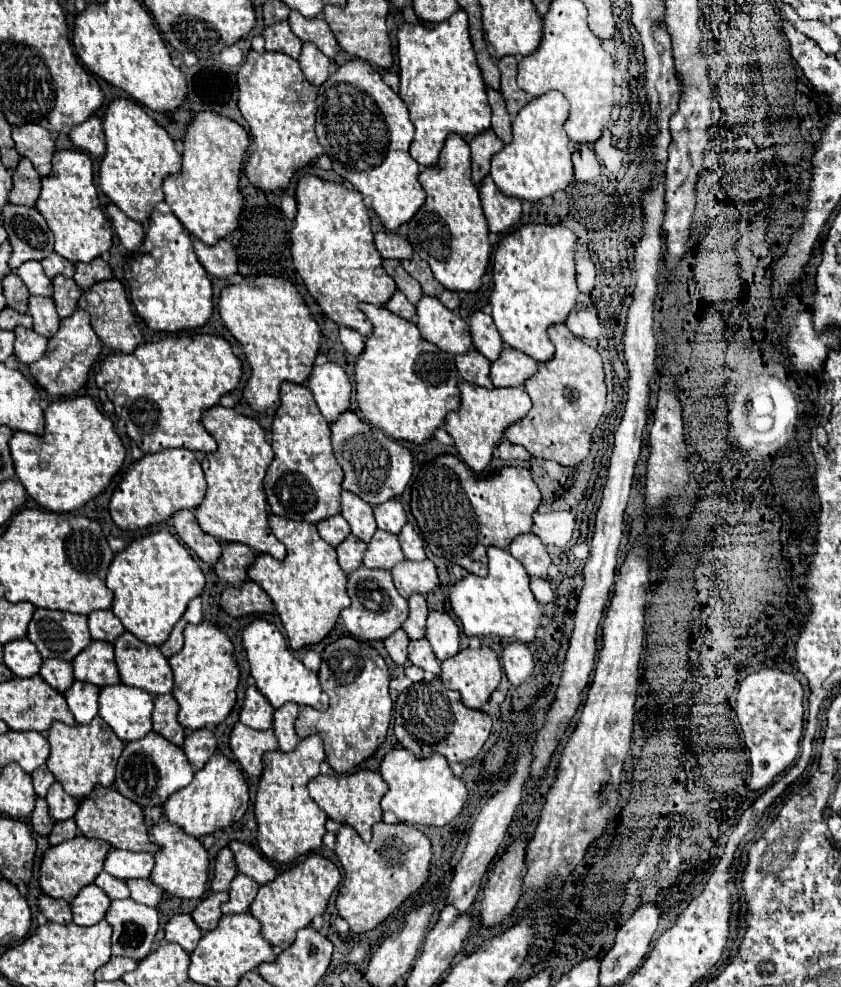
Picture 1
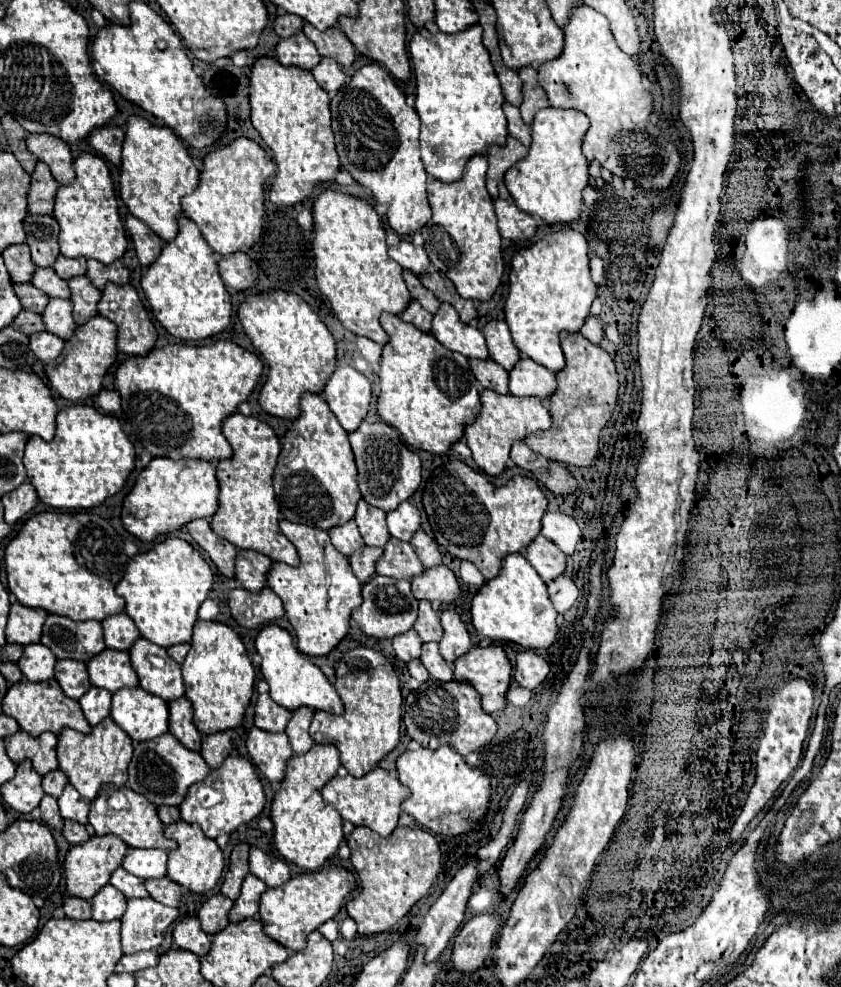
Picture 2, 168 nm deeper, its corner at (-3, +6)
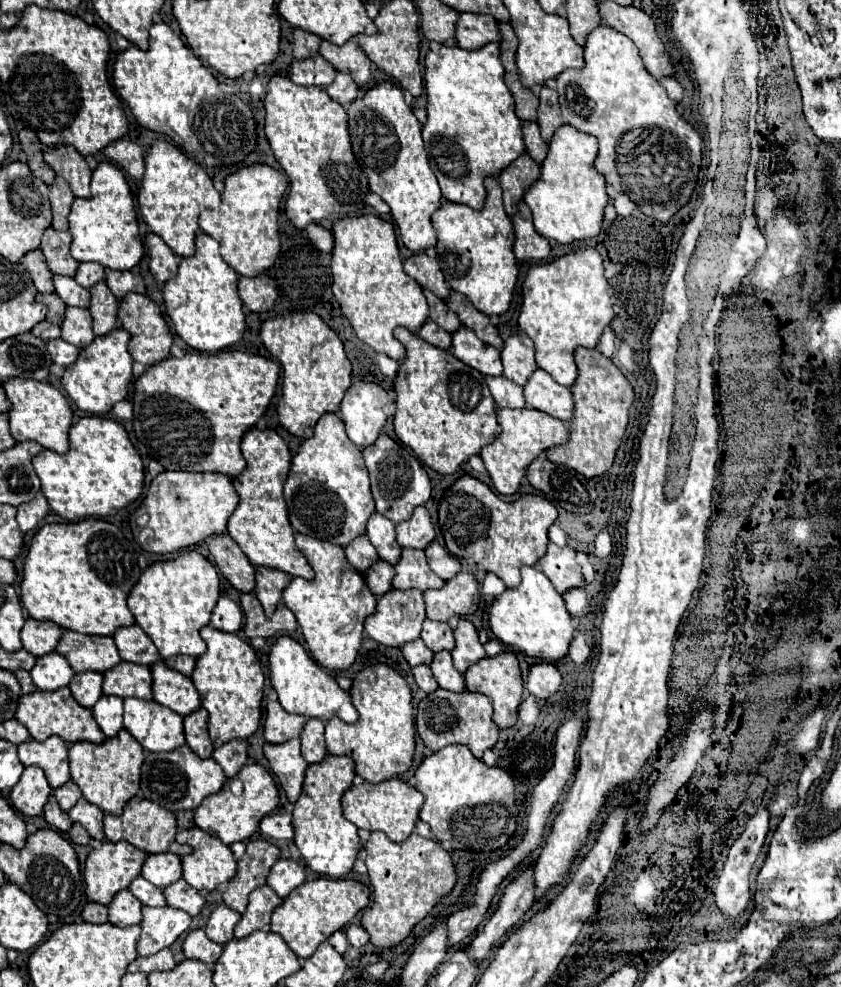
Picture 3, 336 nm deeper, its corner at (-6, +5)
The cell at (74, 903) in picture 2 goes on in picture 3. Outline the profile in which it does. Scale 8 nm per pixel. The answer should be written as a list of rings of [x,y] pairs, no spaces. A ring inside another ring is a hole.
[[[90,902],[90,904],[86,904],[82,918],[86,922],[92,922],[92,924],[104,924],[104,922],[108,922],[108,908],[102,906],[102,904]]]

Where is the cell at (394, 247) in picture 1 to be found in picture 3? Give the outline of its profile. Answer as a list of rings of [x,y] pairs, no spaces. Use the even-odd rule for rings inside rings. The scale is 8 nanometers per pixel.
[[[412,254],[404,262],[404,270],[420,286],[432,290],[440,300],[446,300],[450,296],[450,288],[444,282],[444,276],[442,276],[438,262],[434,258],[430,258],[428,254]]]

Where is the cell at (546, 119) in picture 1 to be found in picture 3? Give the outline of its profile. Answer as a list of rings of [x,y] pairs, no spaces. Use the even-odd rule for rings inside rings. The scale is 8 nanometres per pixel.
[[[560,126],[550,142],[548,156],[542,164],[540,182],[530,186],[524,202],[534,216],[536,232],[558,244],[572,244],[596,238],[602,230],[604,208],[608,204],[604,176],[594,168],[598,156],[598,142],[590,134],[582,134],[572,126]]]

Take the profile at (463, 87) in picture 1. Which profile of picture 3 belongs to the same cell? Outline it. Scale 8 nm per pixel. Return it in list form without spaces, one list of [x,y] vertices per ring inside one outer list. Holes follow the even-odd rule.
[[[496,42],[486,44],[480,50],[468,52],[458,46],[442,44],[438,50],[430,50],[426,56],[426,98],[428,98],[428,122],[422,130],[424,146],[430,166],[442,188],[442,196],[454,204],[466,204],[474,210],[484,208],[486,188],[484,178],[498,176],[518,156],[524,154],[522,120],[514,112],[514,98],[504,84],[504,66],[500,62],[500,46]]]

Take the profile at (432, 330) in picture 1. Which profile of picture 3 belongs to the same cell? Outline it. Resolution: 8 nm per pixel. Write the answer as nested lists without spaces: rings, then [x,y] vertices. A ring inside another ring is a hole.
[[[462,326],[452,336],[452,354],[468,366],[474,366],[484,376],[502,376],[502,360],[500,352],[488,344],[484,344],[474,330]]]

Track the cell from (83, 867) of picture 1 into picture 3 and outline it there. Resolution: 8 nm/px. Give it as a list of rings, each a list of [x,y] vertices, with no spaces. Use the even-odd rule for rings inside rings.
[[[124,840],[116,842],[116,844],[114,842],[104,842],[102,848],[92,850],[88,860],[86,860],[86,866],[84,866],[88,898],[98,902],[98,904],[108,906],[120,890],[126,890],[130,886],[130,882],[140,876],[140,870],[146,862],[146,856],[148,854],[144,850],[138,850],[130,842],[124,842]]]

